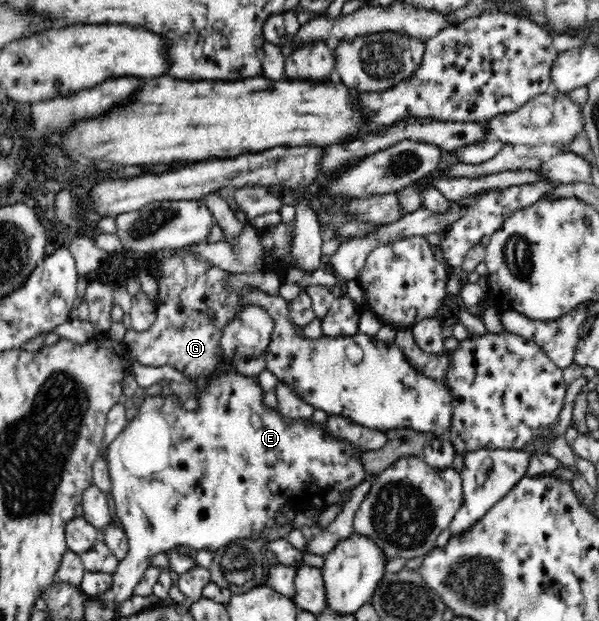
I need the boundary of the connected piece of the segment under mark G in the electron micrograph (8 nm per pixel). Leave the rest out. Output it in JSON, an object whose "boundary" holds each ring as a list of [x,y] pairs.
{"boundary":[[[183,251],[178,252],[174,258],[166,258],[164,262],[151,262],[152,253],[149,254],[148,265],[155,268],[157,272],[158,294],[156,308],[156,322],[144,332],[136,332],[132,328],[127,328],[123,338],[124,347],[128,350],[128,355],[136,358],[142,366],[171,366],[178,372],[183,373],[187,380],[196,381],[204,375],[211,373],[217,365],[217,360],[222,357],[219,346],[219,338],[222,329],[232,319],[236,318],[239,310],[245,307],[244,302],[239,302],[239,296],[248,288],[241,292],[228,292],[223,287],[223,276],[226,270],[220,270],[215,266],[210,266],[202,259],[193,258],[191,252],[186,252],[186,256],[181,256]]]}

